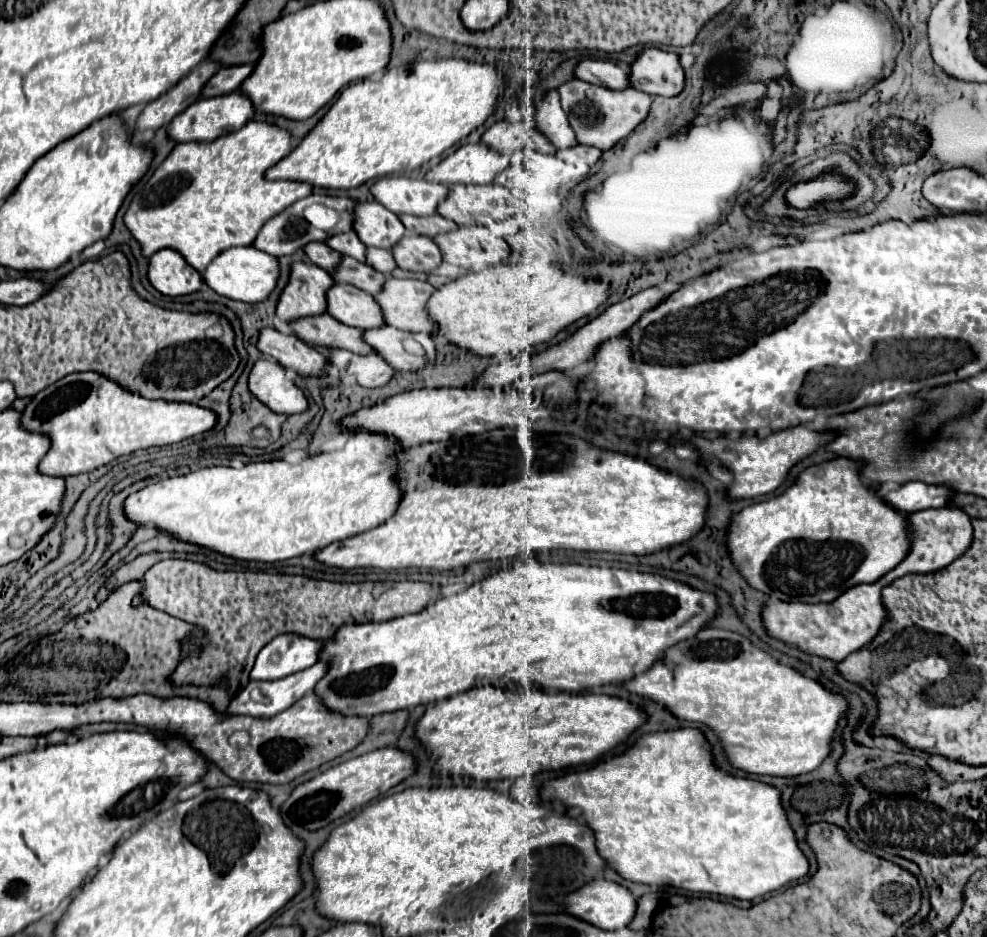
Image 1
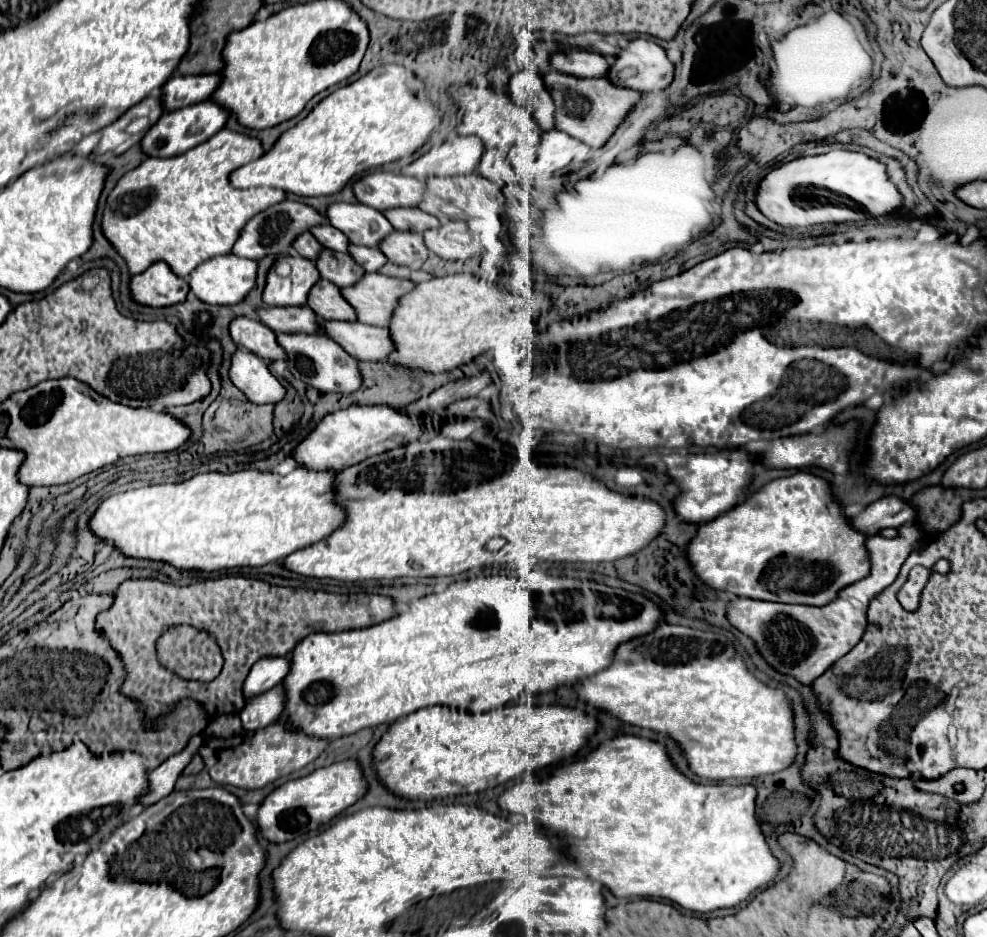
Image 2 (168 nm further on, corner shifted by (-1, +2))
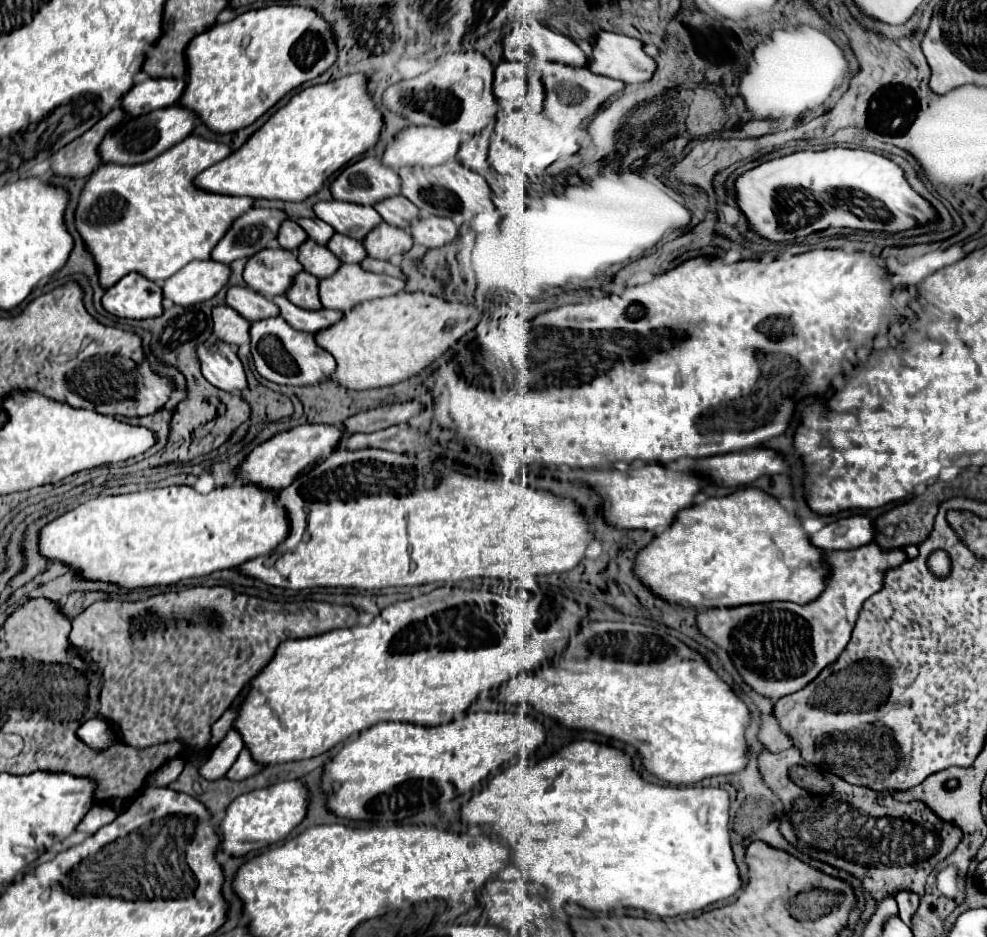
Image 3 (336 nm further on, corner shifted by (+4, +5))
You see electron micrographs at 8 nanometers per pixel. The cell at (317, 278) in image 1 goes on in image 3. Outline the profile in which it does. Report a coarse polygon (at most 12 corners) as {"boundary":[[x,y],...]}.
{"boundary":[[262,249],[244,281],[266,299],[286,295],[302,265],[292,251]]}

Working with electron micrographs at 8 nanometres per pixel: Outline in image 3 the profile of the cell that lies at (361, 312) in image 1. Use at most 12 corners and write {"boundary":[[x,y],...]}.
{"boundary":[[306,271],[294,277],[286,297],[310,311],[322,309],[318,279]]}

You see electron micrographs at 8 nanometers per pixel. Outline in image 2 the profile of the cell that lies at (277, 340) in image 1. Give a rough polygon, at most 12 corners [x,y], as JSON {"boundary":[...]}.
{"boundary":[[255,318],[229,324],[235,344],[263,360],[285,360],[275,332]]}

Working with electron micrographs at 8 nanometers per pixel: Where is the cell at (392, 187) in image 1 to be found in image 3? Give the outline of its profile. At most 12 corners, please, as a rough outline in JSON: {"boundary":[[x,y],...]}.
{"boundary":[[376,157],[348,165],[330,185],[334,199],[376,205],[402,181]]}

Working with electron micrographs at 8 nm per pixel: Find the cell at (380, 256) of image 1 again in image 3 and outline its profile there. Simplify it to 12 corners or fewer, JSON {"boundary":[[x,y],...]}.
{"boundary":[[334,233],[328,249],[342,263],[360,263],[368,253],[364,245]]}

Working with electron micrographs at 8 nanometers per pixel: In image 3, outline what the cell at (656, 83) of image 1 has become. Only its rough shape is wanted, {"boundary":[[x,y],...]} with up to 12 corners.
{"boundary":[[600,31],[588,69],[650,81],[656,61],[634,37]]}

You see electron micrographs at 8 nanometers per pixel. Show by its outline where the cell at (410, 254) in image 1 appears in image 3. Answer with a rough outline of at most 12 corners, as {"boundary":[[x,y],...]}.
{"boundary":[[384,221],[362,243],[374,259],[408,253],[408,231]]}

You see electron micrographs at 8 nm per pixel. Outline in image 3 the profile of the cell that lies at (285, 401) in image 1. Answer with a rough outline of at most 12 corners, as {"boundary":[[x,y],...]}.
{"boundary":[[208,339],[198,345],[202,375],[240,393],[246,371],[236,349]]}

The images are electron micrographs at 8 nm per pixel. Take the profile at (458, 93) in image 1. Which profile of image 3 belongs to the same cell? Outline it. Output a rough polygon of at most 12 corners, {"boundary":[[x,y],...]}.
{"boundary":[[362,73],[296,93],[200,173],[210,193],[304,201],[372,149]]}

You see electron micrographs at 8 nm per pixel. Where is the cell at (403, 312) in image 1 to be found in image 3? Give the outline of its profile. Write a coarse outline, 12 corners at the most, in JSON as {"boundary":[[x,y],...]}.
{"boundary":[[342,263],[320,279],[326,309],[396,295],[404,281]]}

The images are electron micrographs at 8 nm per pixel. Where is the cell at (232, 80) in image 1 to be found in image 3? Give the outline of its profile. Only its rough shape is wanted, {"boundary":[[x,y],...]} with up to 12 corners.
{"boundary":[[146,79],[122,97],[130,117],[176,105],[182,79]]}

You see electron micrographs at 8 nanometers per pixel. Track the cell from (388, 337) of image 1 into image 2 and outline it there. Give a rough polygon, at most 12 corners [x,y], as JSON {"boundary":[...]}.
{"boundary":[[323,320],[321,330],[357,360],[393,352],[389,332]]}

